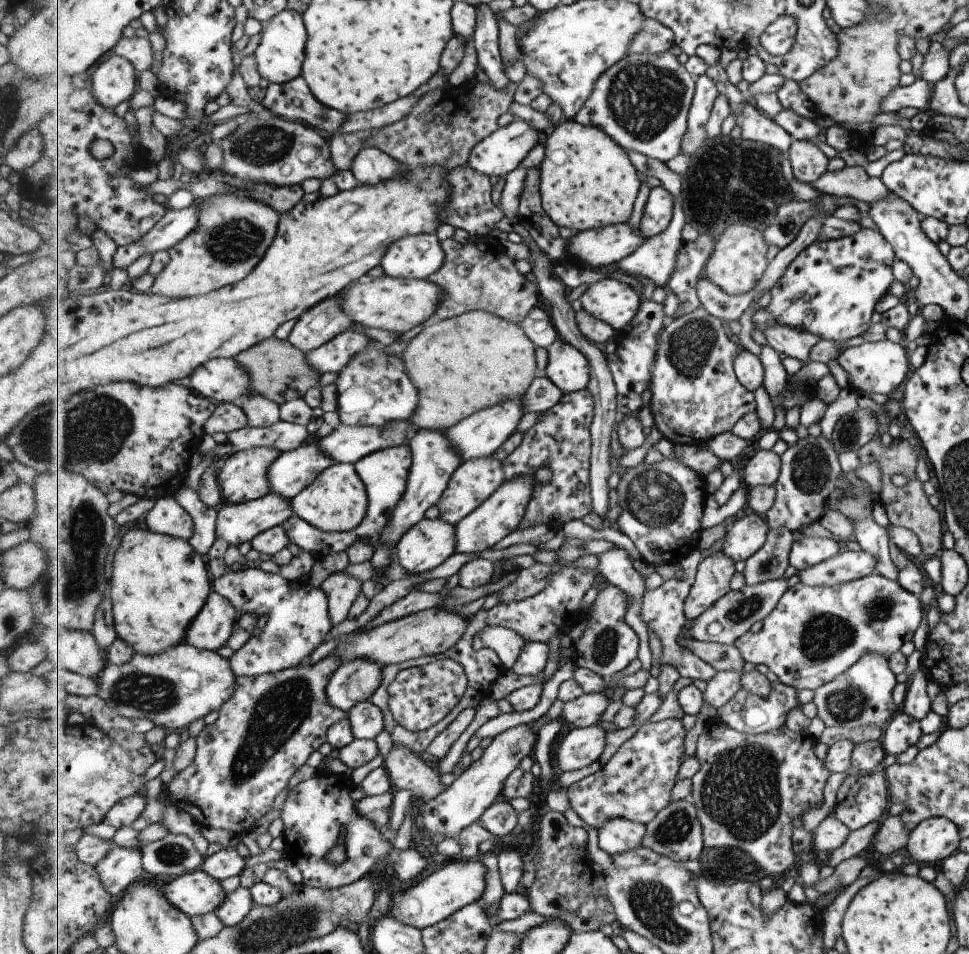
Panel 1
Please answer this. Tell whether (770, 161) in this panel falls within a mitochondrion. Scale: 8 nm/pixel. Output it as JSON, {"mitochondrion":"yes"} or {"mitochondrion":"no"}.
{"mitochondrion":"yes"}

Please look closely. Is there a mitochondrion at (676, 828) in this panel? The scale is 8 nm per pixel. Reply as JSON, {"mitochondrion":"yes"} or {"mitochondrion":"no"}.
{"mitochondrion":"yes"}

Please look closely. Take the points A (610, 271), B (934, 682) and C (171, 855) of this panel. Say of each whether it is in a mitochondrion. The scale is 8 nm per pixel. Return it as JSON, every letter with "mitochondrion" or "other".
{"A":"other","B":"other","C":"mitochondrion"}

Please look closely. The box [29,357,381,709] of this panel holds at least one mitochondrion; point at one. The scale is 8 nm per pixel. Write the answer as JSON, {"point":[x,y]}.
{"point":[86,529]}

